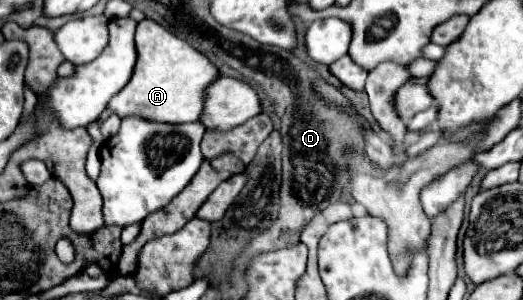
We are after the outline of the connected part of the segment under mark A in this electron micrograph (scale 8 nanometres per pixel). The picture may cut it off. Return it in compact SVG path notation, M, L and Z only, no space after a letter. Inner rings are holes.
M151 19L137 25L135 43L139 51L135 75L131 77L131 83L111 99L109 107L119 117L143 115L147 119L159 119L161 123L197 121L205 107L205 91L215 79L219 79L219 69L209 61L209 57Z

